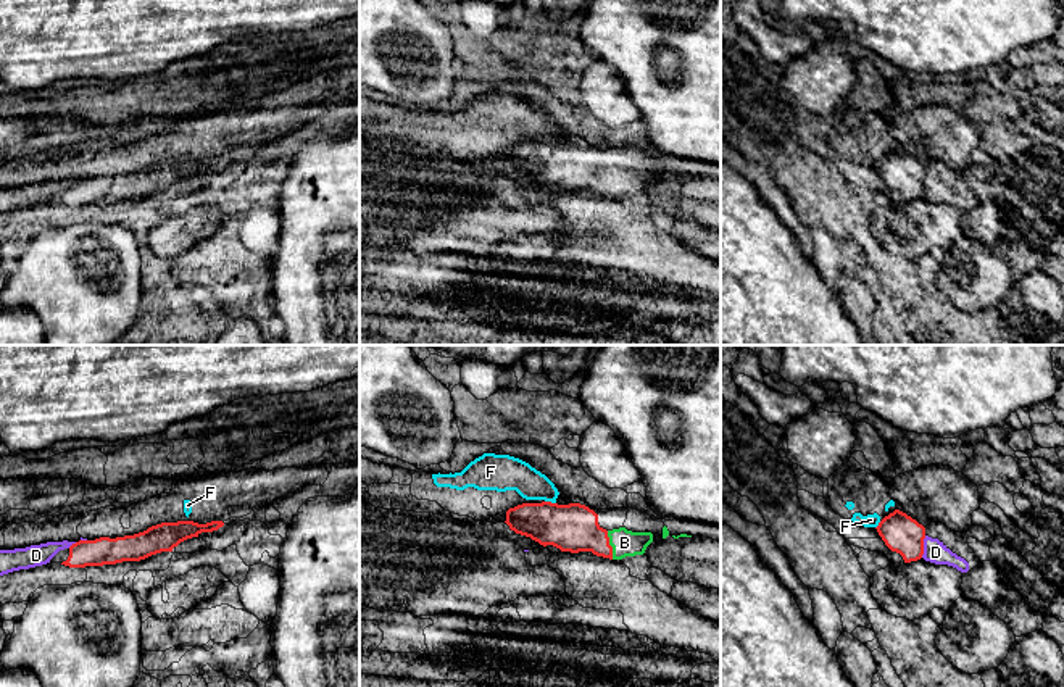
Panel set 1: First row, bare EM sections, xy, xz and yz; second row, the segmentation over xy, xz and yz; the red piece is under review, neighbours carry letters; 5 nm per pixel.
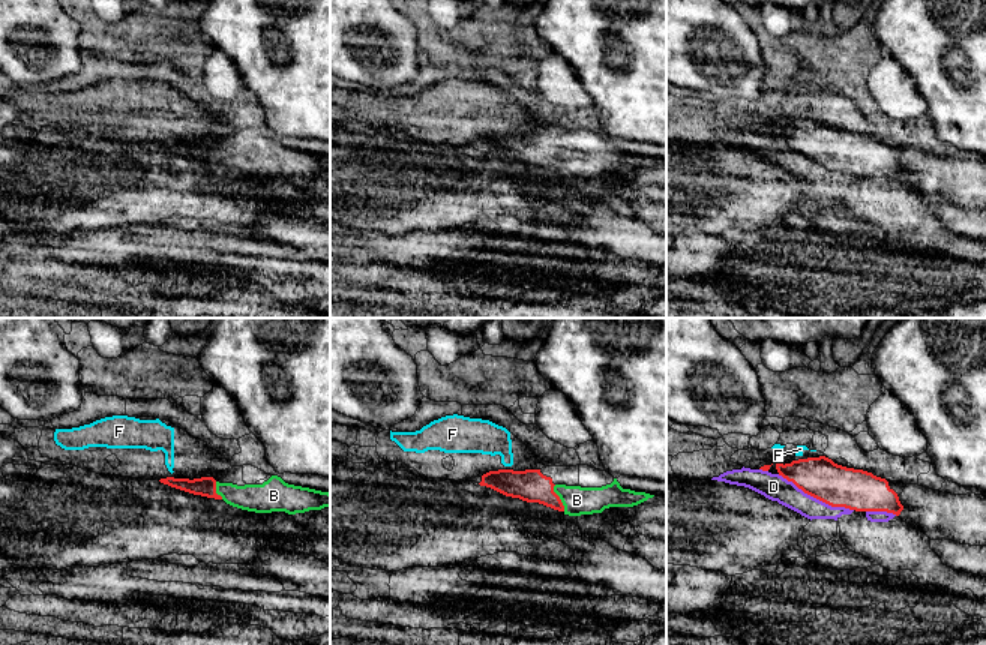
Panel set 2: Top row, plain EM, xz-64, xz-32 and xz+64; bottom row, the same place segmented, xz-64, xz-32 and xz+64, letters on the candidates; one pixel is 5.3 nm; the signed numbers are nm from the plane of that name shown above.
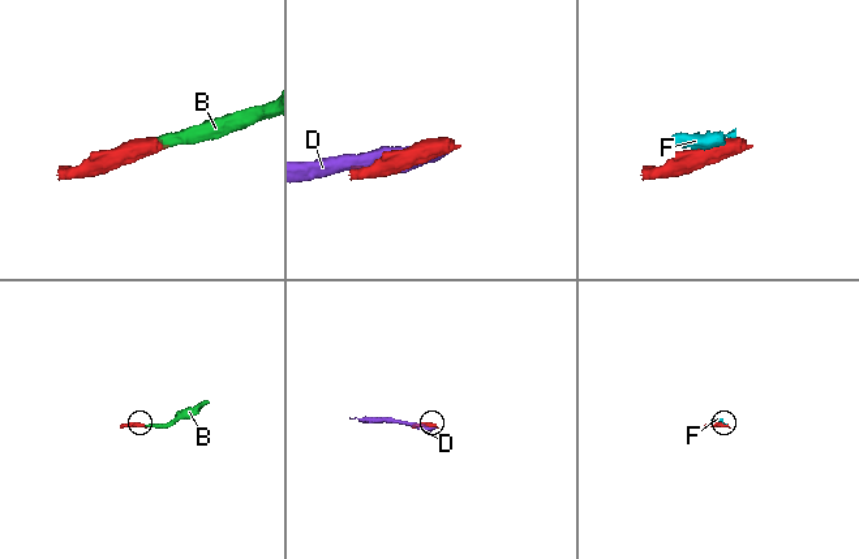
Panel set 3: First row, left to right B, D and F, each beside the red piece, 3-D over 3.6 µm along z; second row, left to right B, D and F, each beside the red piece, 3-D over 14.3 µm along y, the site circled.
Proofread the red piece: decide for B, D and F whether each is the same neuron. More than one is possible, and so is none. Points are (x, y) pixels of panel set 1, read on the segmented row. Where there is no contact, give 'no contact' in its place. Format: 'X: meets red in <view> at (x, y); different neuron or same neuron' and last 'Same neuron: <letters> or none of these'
B: meets red in xz at (610, 545); same neuron
D: meets red in yz at (922, 547); different neuron
F: meets red in xz at (550, 502); different neuron
Same neuron: B

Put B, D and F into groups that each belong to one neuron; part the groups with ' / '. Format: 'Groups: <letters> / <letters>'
Groups: B / D / F

